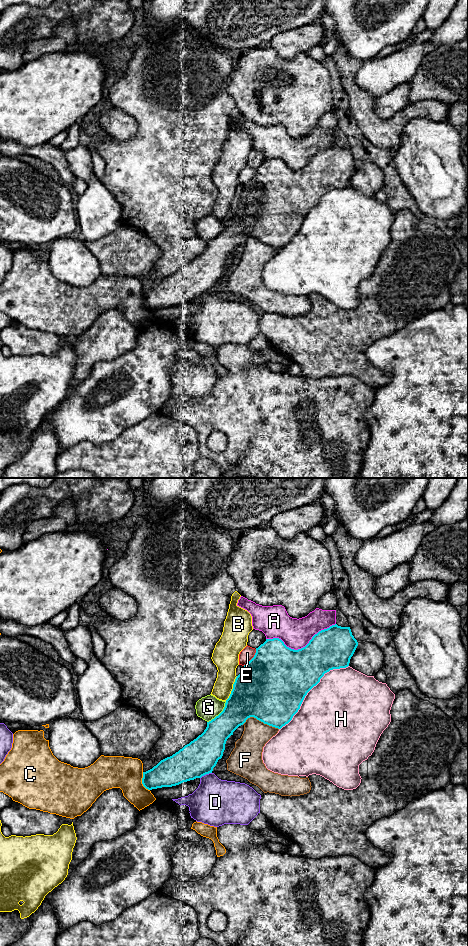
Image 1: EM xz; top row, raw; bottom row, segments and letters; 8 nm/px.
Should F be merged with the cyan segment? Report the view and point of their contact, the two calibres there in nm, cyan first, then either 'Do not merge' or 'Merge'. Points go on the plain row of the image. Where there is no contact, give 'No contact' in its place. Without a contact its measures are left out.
Touches cyan at xz (260, 240). Thickness 500 nm (cyan) against 220 nm. Do not merge

